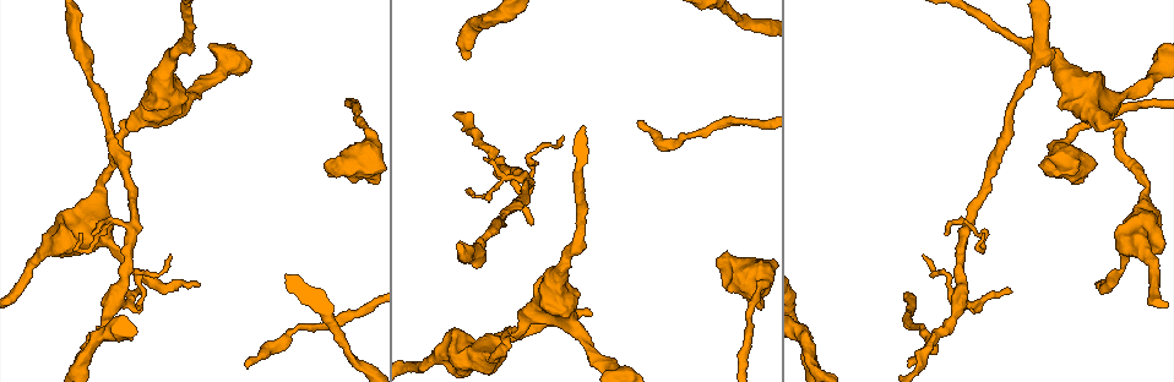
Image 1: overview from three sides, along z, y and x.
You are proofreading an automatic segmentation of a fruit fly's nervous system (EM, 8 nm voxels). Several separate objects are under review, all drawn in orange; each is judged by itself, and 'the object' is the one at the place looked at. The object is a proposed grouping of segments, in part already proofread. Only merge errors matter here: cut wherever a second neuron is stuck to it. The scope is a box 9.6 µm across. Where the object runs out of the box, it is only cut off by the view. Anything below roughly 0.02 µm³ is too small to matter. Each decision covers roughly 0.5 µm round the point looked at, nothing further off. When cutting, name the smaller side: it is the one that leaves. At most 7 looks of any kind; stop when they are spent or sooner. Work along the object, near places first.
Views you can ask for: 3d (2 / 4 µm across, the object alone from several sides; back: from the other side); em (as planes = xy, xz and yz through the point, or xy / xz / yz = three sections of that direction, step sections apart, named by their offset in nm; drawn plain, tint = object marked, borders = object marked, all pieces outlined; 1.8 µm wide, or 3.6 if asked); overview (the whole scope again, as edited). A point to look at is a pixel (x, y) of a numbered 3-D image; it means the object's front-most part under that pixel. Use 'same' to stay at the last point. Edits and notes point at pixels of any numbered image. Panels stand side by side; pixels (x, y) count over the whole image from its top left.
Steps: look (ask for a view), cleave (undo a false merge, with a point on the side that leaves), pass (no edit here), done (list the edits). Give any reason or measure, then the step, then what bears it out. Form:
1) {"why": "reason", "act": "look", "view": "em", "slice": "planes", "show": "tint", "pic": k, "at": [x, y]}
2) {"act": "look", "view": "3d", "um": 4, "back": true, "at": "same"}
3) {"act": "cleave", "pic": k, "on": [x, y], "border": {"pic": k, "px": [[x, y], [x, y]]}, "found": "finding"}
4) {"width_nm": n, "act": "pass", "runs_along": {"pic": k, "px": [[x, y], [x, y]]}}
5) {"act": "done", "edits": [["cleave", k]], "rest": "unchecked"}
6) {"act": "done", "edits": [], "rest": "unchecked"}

{"why": "calibre changes", "act": "look", "view": "em", "slice": "planes", "show": "tint", "pic": 1, "at": [1036, 65]}

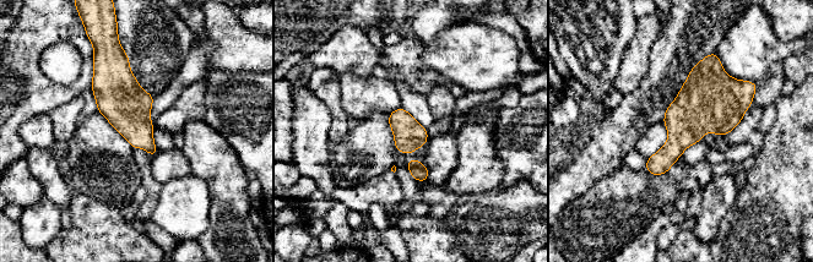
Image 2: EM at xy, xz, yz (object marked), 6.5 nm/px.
{"width_nm": 200, "act": "pass", "found": "all the same neuron"}

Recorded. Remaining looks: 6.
{"why": "calibre changes", "act": "look", "view": "em", "slice": "yz", "step": 4, "show": "tint", "pic": 1, "at": [584, 334]}

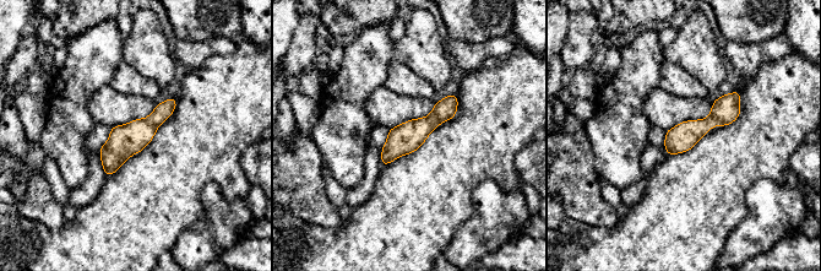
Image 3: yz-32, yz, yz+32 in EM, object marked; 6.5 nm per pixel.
{"act": "pass", "runs_along": {"pic": 3, "px": [[173, 101], [112, 161], [108, 172]]}, "found": "all the same neuron"}

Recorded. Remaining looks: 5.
{"why": "thick turns thin", "act": "look", "view": "em", "um": 3.6, "slice": "planes", "show": "borders", "pic": 1, "at": [86, 240]}

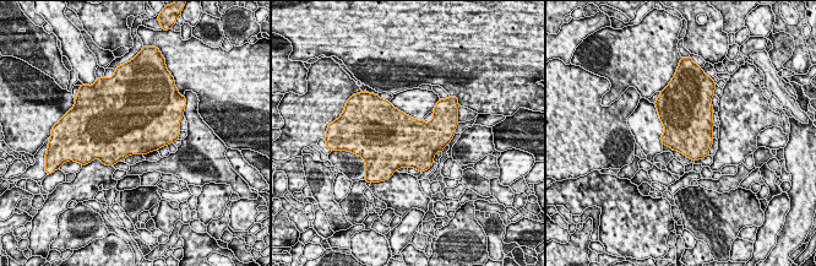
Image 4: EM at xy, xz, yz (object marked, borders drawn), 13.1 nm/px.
{"act": "pass", "found": "one neuron here"}

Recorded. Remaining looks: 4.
{"act": "done", "edits": [], "rest": "unchecked"}

